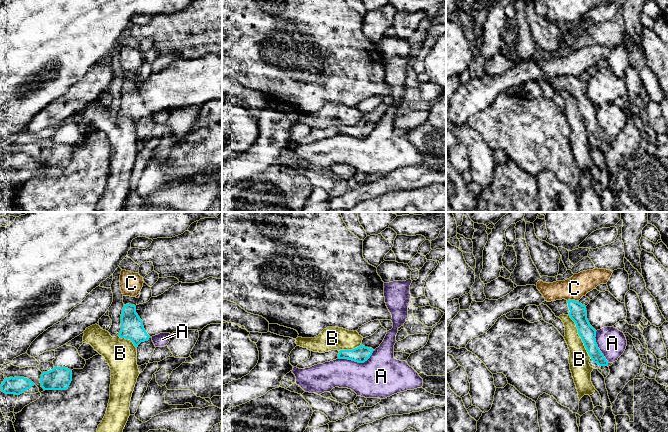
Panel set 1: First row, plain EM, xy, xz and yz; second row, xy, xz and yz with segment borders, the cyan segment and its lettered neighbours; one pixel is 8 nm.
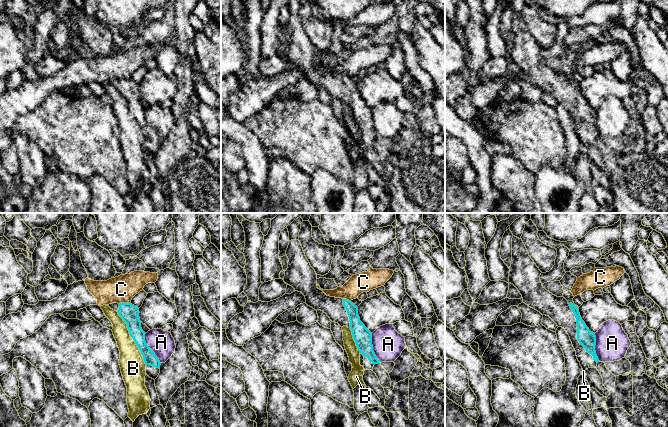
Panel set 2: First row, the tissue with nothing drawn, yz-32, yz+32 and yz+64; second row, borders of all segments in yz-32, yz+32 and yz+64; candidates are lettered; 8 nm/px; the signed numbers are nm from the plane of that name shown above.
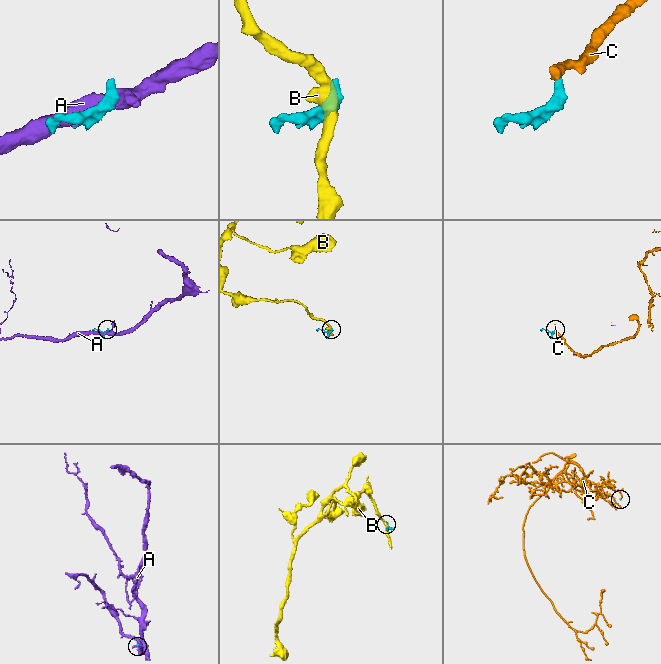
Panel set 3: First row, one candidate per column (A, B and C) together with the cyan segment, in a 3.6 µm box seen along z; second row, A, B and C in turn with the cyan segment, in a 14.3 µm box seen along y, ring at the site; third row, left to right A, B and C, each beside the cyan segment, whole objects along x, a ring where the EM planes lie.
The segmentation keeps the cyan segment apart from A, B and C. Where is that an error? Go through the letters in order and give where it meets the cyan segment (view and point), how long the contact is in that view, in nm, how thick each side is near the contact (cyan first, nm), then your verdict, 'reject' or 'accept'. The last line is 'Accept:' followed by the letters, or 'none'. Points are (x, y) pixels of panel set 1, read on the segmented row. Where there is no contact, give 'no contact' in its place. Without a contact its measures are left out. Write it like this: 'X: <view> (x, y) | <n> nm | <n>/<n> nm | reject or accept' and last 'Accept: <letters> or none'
A: xz (357, 361) | 300 nm | 130/340 nm | reject
B: yz (580, 336) | 400 nm | 140/170 nm | reject
C: yz (572, 300) | 100 nm | 140/190 nm | reject
Accept: none

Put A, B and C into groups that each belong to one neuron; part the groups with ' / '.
A / B / C

